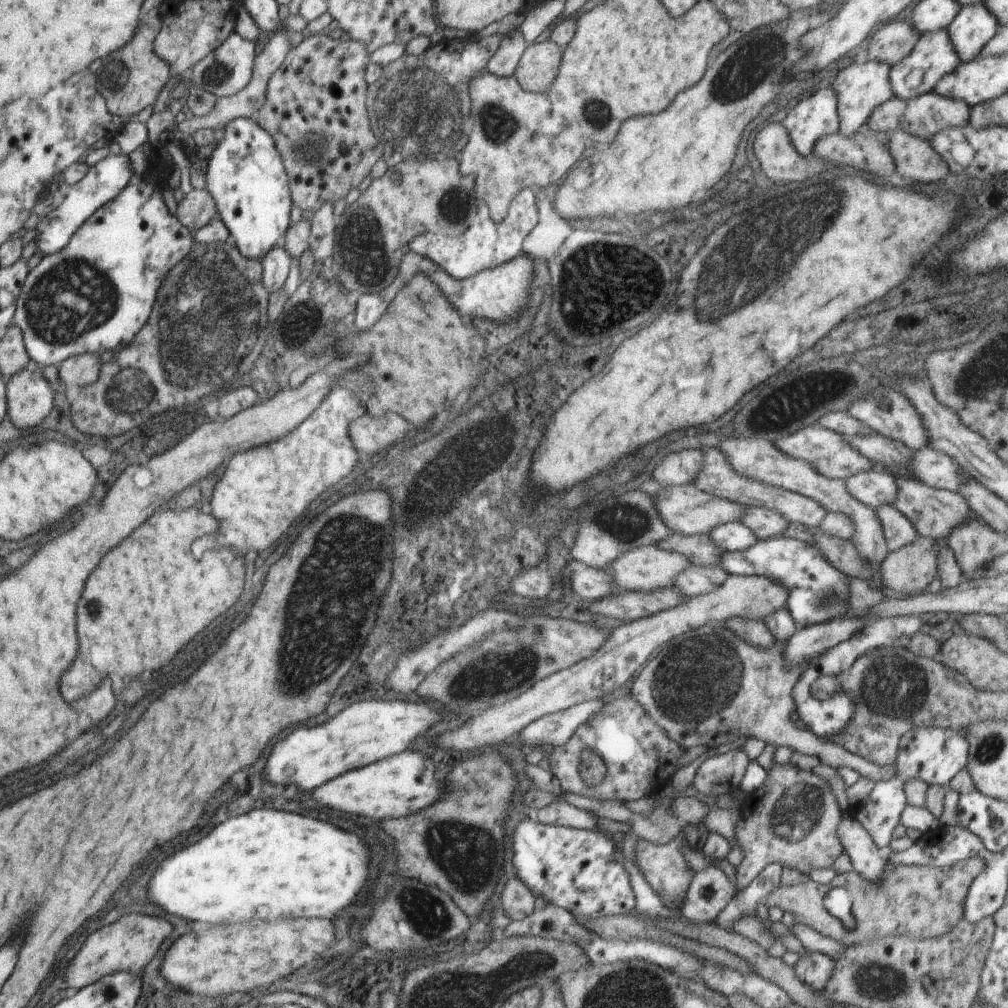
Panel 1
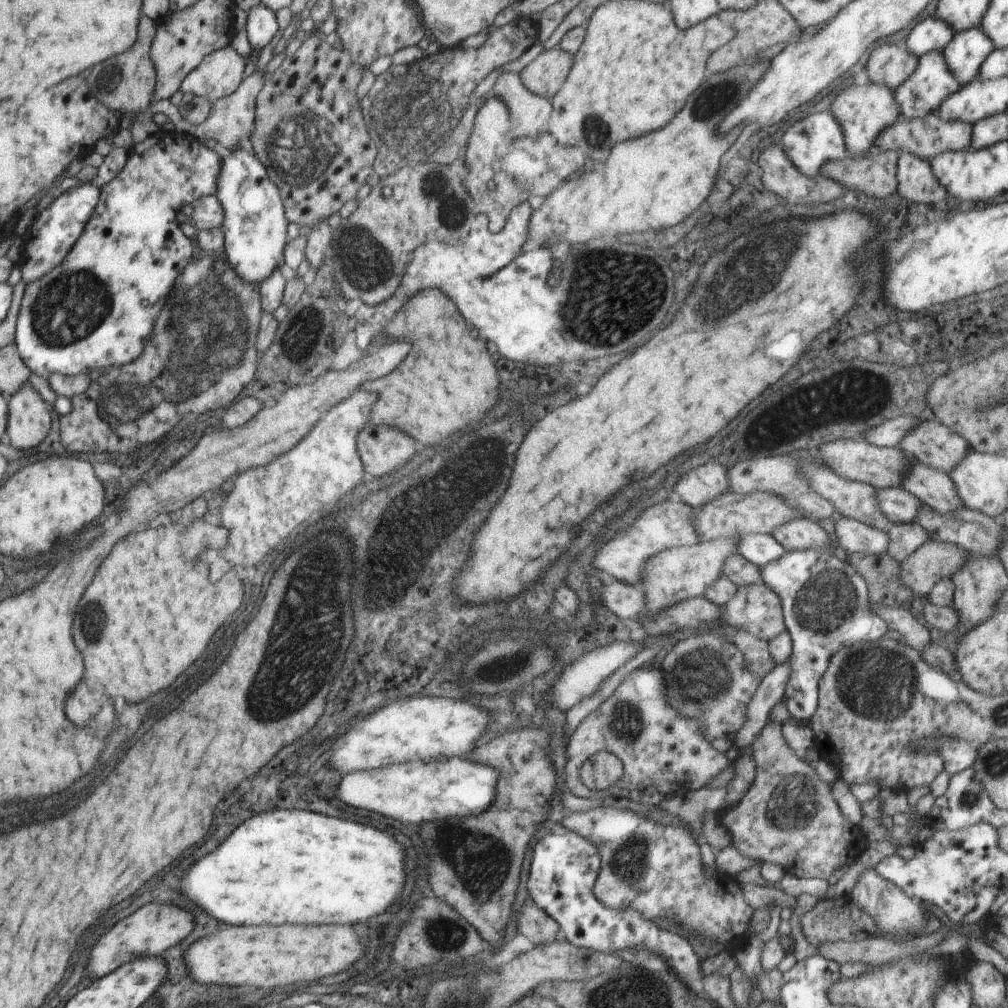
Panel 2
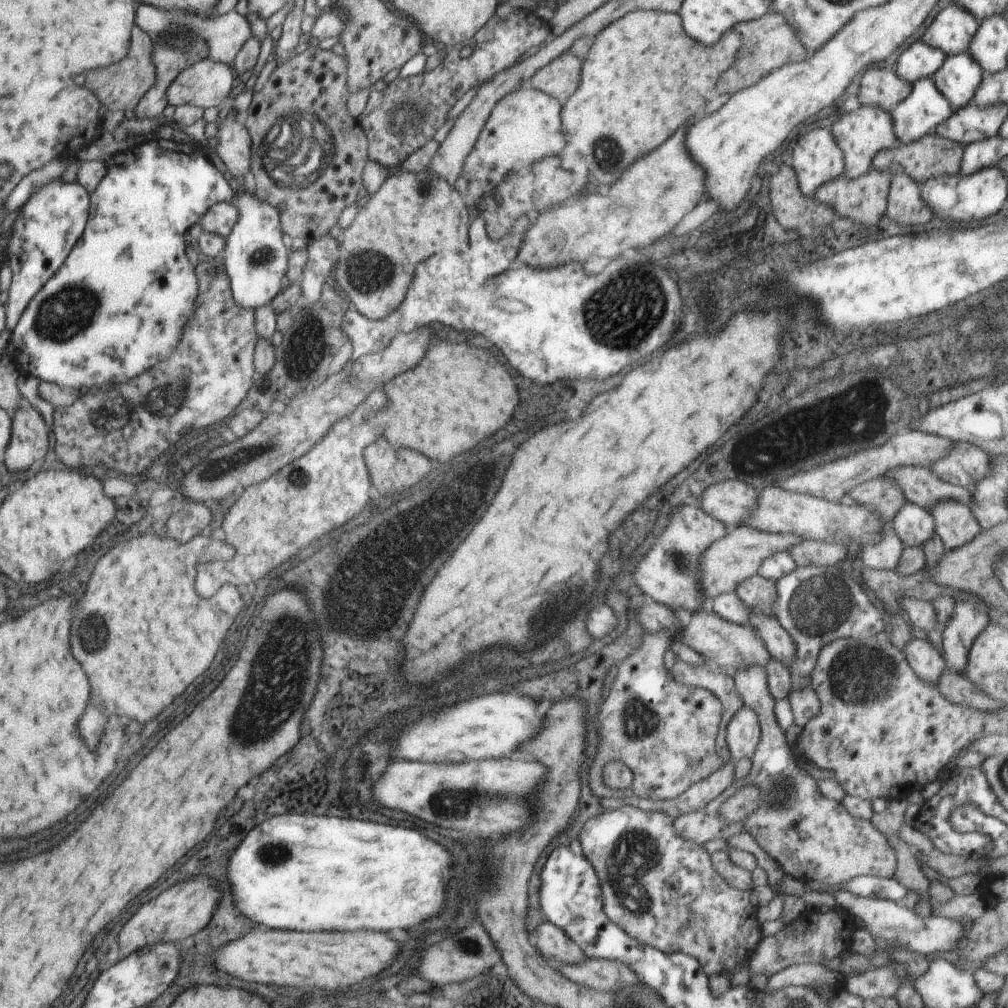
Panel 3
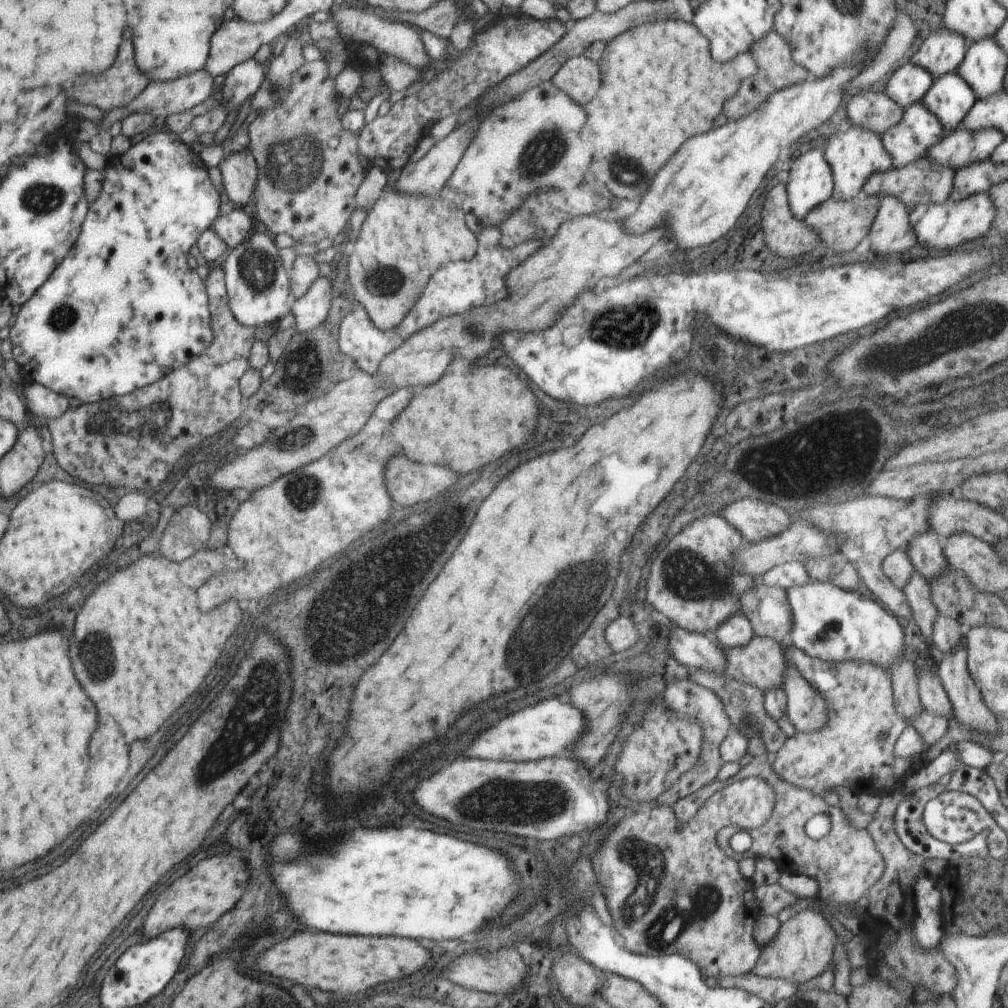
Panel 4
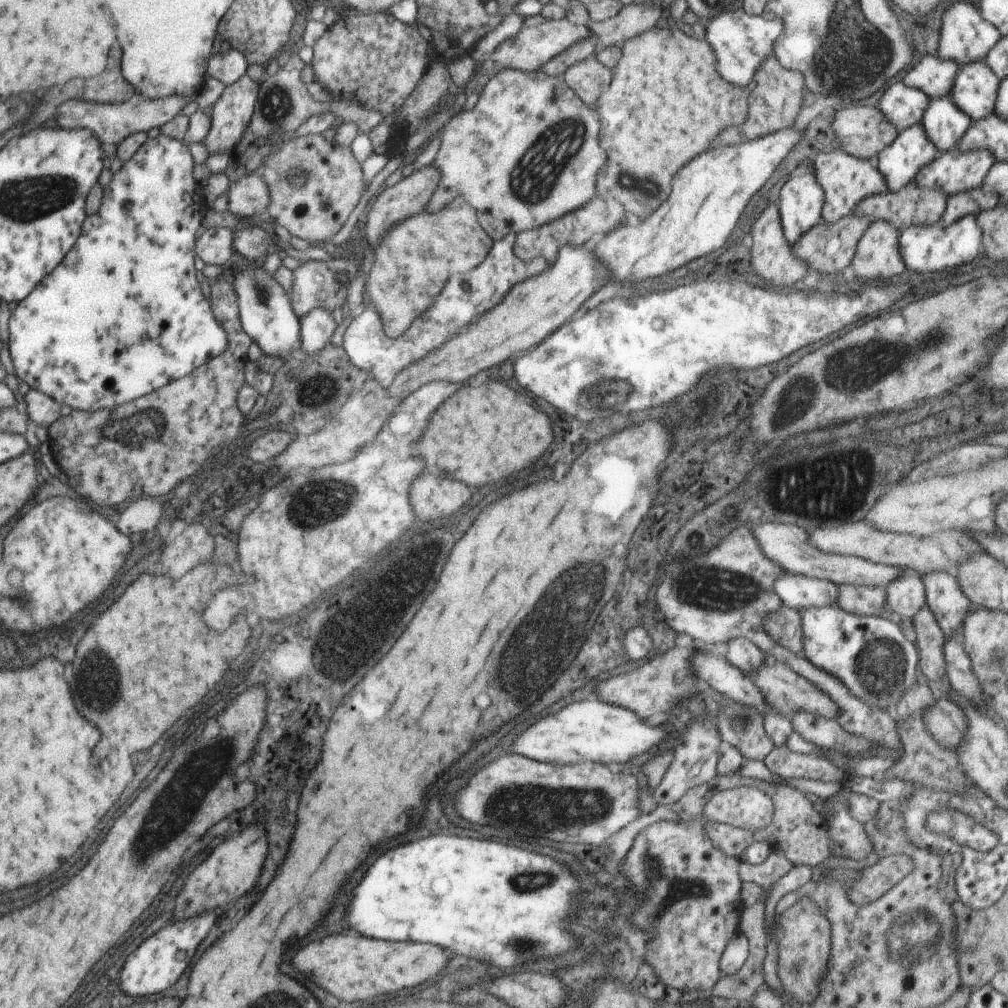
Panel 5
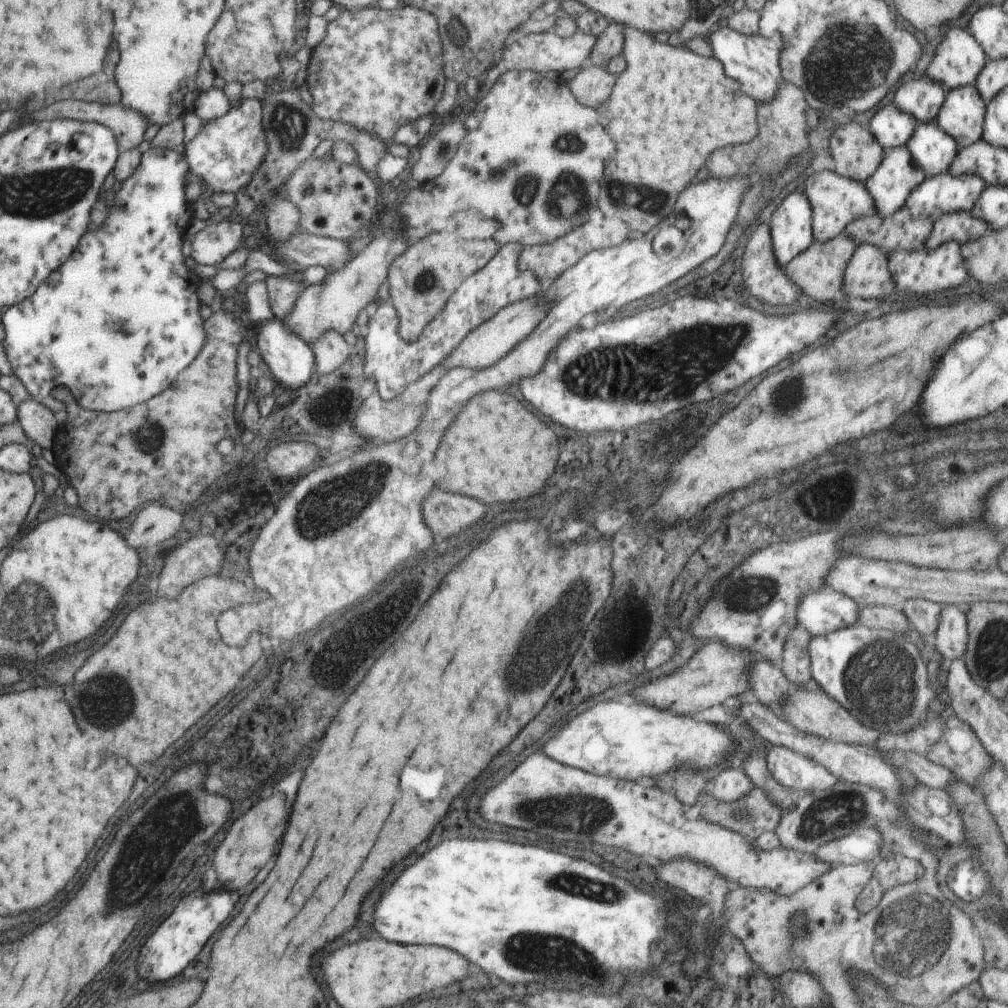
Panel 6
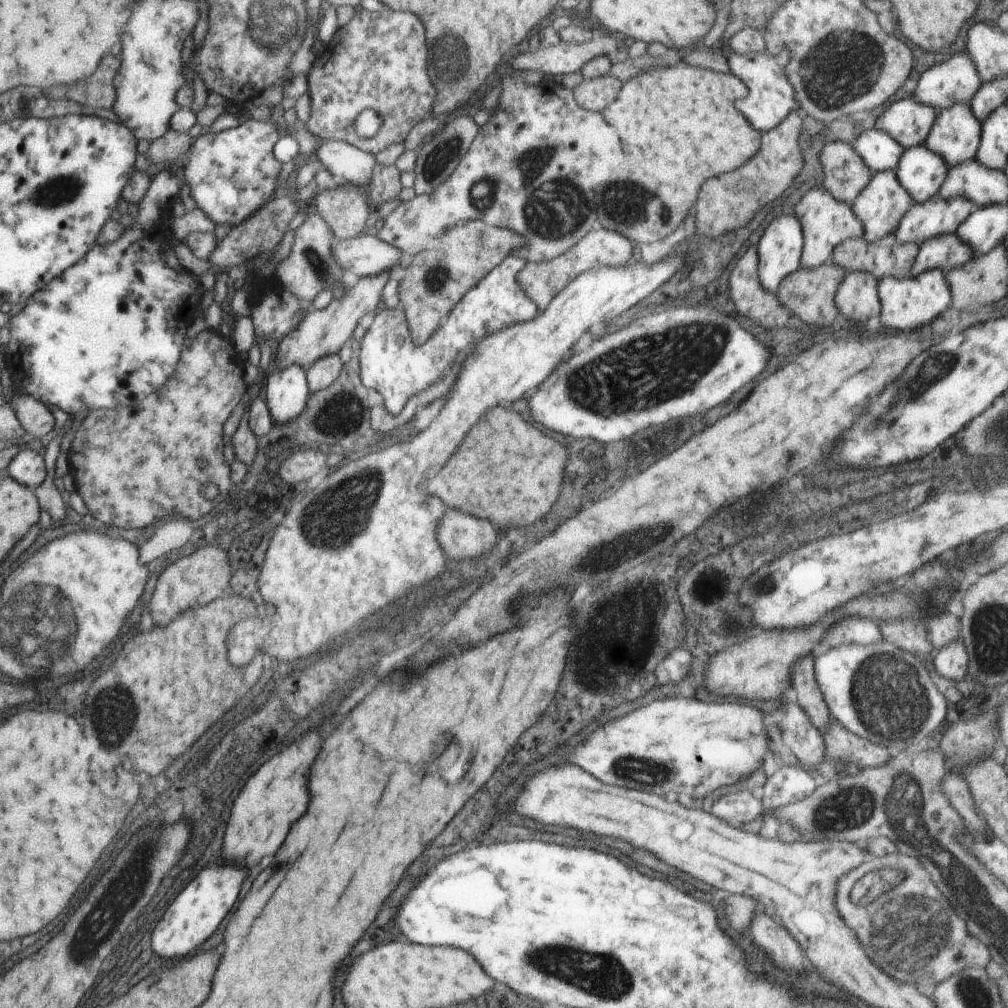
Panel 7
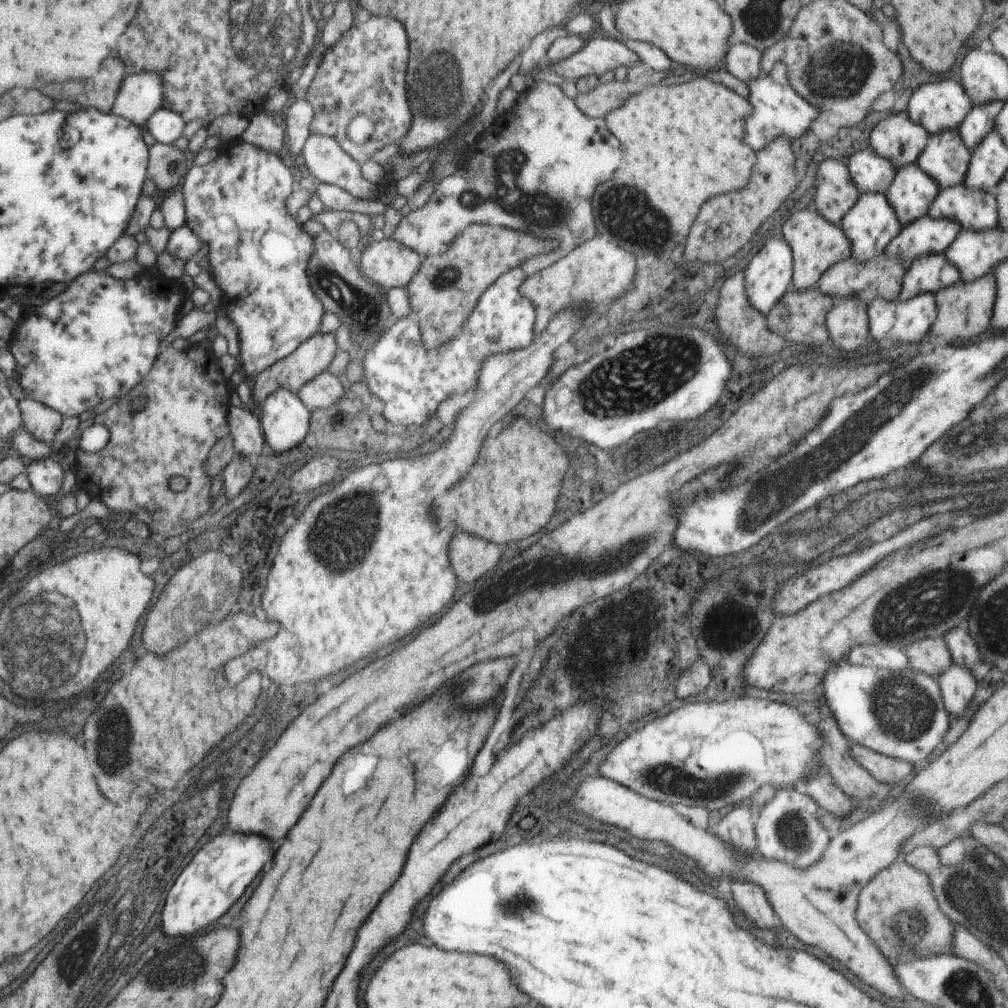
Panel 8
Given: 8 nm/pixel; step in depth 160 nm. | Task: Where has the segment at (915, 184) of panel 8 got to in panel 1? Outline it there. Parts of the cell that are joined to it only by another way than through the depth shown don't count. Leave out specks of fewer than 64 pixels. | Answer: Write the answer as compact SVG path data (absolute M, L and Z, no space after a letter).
M982 2L961 7L946 31L960 62L966 63L980 54L999 27L996 17Z

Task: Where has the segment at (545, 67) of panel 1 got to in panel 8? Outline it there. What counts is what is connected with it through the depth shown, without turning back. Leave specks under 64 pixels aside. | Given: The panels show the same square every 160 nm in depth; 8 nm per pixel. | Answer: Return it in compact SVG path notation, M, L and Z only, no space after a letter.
M612 80L578 93L575 103L587 117L598 119L604 118L614 108L622 106L628 96L630 92L626 83Z

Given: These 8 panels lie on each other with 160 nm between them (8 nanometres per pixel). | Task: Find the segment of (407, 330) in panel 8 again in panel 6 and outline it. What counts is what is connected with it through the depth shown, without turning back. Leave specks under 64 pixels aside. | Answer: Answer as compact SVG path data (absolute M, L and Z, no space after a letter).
M508 243L502 247L486 264L486 268L482 268L478 274L468 276L462 283L460 288L449 298L445 307L433 318L432 322L426 325L423 334L414 342L406 342L398 332L399 316L391 304L383 304L374 312L374 316L369 319L368 325L364 332L365 342L365 364L364 374L366 378L372 378L375 382L375 388L378 394L382 396L382 400L387 402L393 401L405 391L410 383L421 379L422 376L428 375L437 364L448 358L451 352L468 336L476 327L490 320L498 314L500 309L518 301L531 300L542 291L540 281L537 280L535 273L532 271L522 271L517 267L520 253L524 246L520 243Z

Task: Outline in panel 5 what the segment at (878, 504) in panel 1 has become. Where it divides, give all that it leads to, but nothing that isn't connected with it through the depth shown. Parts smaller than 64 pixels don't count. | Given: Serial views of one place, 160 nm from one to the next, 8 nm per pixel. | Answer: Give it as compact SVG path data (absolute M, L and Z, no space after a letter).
M934 571L921 578L925 586L927 606L936 617L945 638L961 635L963 622L973 608L961 591L953 572Z

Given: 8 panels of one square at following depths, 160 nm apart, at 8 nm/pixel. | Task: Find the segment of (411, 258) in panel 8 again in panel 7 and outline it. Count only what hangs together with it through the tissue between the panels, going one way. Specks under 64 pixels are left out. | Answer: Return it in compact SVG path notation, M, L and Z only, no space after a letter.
M360 234L351 239L336 240L331 247L342 268L360 278L391 273L402 260L402 251L378 235Z

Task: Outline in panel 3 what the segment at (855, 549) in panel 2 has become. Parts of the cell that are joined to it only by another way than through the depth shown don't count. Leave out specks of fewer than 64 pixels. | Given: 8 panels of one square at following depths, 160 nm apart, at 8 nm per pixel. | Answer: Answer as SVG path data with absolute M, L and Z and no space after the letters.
M894 529L882 530L882 540L874 544L864 544L860 551L860 559L868 568L896 570L898 560L905 548L896 536Z

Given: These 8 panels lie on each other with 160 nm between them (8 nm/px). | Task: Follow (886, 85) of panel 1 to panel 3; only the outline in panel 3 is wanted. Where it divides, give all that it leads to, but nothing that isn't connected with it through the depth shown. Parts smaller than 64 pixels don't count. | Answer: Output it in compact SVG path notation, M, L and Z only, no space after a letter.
M859 107L850 114L841 114L841 117L832 127L832 134L837 145L844 155L845 172L847 179L856 180L872 169L873 158L878 156L880 151L895 149L899 146L893 129L893 118L890 113L882 108Z

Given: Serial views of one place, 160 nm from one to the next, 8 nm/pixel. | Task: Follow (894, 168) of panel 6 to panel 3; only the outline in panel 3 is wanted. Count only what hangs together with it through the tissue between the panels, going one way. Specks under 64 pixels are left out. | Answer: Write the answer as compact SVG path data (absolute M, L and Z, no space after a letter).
M933 78L917 80L910 94L891 112L899 144L920 140L953 113L949 100L939 91Z

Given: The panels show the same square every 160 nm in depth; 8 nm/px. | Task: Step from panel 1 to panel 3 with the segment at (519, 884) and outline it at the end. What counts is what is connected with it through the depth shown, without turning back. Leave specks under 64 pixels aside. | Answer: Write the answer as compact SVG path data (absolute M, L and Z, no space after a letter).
M548 920L543 922L538 929L536 948L550 962L558 966L577 965L586 958L585 952L564 934L561 928Z

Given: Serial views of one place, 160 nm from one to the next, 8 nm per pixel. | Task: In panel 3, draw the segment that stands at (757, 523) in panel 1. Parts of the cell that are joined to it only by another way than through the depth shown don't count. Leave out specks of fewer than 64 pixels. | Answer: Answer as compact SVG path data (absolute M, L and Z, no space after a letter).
M803 539L797 544L795 563L797 566L836 566L839 567L847 553L847 547L837 541L822 542L822 540Z

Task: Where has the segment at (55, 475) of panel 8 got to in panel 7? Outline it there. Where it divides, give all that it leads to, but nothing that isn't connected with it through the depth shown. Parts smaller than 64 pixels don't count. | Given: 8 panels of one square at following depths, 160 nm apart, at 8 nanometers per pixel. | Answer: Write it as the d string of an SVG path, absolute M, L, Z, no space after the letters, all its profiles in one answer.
M31 449L20 450L7 469L15 481L32 488L40 486L46 480L44 457Z

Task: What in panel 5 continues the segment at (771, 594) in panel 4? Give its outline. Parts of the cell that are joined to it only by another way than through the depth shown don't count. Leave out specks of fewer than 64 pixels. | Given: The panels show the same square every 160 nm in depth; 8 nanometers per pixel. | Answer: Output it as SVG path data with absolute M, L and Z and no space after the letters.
M781 604L776 613L765 617L765 629L776 644L798 656L804 654L803 620L796 609Z

